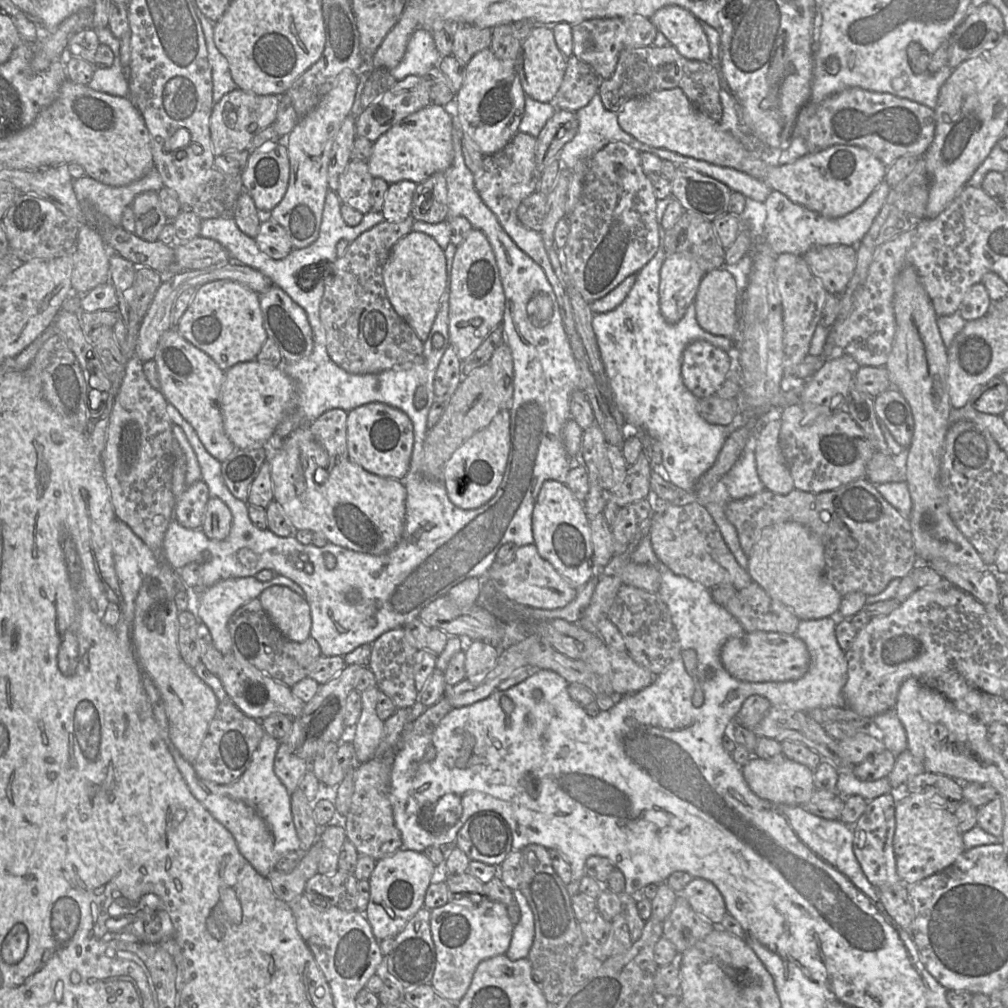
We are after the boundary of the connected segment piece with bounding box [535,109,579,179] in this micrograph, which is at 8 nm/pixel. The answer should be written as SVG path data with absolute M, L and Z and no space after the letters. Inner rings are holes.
M557 109L546 122L537 137L535 150L536 172L539 179L546 166L558 158L563 146L577 134L578 126L576 113L566 110Z

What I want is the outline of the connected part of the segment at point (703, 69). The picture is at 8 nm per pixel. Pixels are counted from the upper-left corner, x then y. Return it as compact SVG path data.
M673 45L626 48L619 54L616 69L610 79L601 80L599 94L604 107L618 113L630 99L654 91L681 88L690 101L716 122L721 121L723 107L720 100L721 74L709 61L690 60L682 56Z

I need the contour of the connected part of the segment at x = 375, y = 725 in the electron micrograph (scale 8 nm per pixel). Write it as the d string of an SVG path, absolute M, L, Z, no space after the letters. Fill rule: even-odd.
M377 686L361 692L361 715L355 726L345 728L348 739L353 742L355 758L361 764L375 757L383 736L384 721L376 713L379 692Z

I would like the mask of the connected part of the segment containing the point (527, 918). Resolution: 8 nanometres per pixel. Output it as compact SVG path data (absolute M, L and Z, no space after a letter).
M519 889L513 890L513 896L520 908L521 917L513 927L512 939L505 955L511 961L516 961L528 957L533 944L535 929L533 913L526 898Z

